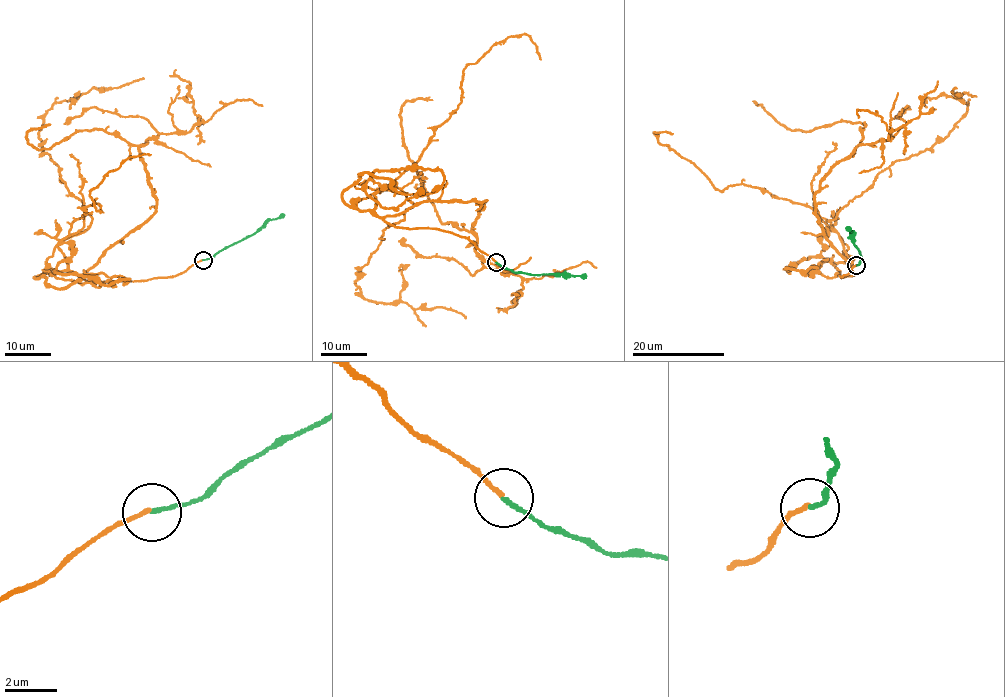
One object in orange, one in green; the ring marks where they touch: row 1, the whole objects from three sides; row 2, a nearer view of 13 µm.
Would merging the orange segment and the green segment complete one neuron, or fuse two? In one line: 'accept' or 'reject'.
reject

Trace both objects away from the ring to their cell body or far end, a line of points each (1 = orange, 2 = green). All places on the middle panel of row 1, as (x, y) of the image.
1: (496, 262), (464, 237), (383, 219), (423, 201), (486, 201), (470, 231), (440, 220), (399, 114), (432, 100)
2: (496, 262), (515, 272), (568, 273), (586, 277)

